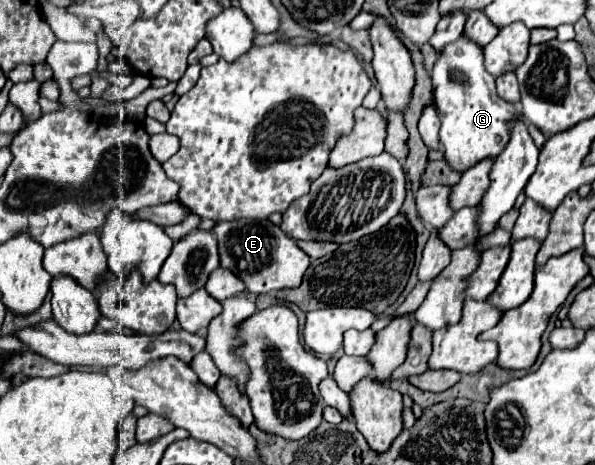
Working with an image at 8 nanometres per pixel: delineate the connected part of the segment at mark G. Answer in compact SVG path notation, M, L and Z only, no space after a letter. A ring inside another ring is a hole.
M462 34L458 40L446 44L434 64L432 86L434 104L426 104L426 108L422 110L418 130L428 148L440 148L440 144L444 146L446 160L454 170L464 172L488 156L498 156L498 152L506 148L506 120L510 120L510 116L518 116L518 110L496 94L494 76L486 72L482 48L476 42L468 40ZM434 106L438 108L438 112Z

